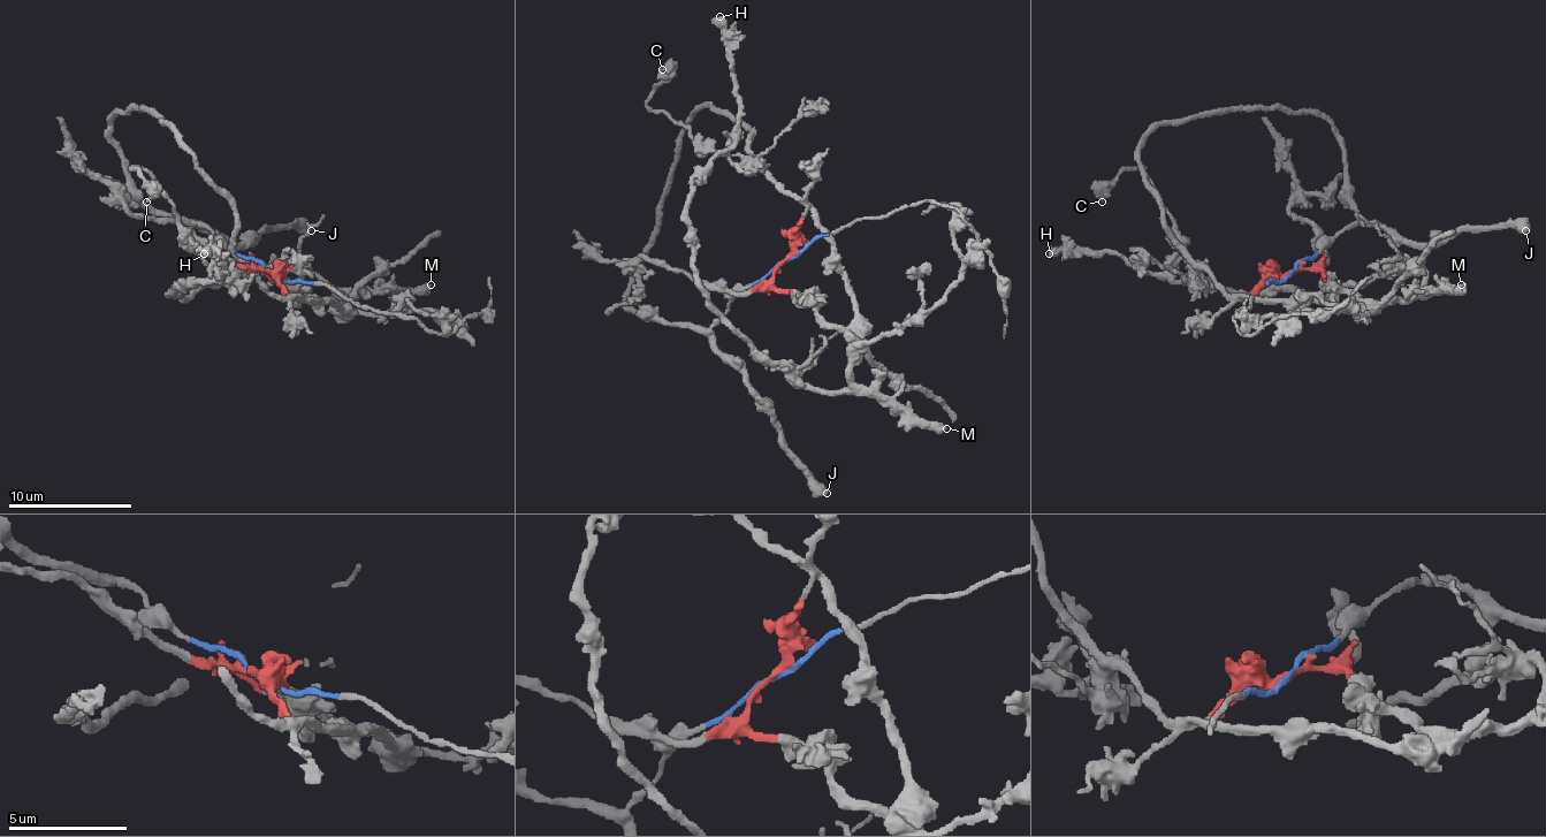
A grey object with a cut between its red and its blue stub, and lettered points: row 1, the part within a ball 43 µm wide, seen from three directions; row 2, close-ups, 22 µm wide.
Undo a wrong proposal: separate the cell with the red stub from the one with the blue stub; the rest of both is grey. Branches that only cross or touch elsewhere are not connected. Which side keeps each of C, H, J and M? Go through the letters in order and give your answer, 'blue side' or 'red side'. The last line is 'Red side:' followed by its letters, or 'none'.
C: blue side
H: red side
J: blue side
M: red side
Red side: H, M

